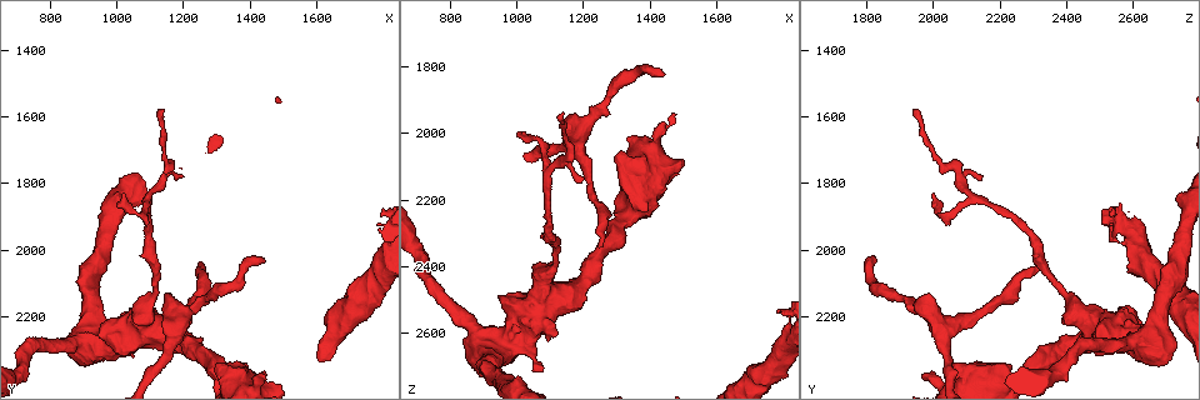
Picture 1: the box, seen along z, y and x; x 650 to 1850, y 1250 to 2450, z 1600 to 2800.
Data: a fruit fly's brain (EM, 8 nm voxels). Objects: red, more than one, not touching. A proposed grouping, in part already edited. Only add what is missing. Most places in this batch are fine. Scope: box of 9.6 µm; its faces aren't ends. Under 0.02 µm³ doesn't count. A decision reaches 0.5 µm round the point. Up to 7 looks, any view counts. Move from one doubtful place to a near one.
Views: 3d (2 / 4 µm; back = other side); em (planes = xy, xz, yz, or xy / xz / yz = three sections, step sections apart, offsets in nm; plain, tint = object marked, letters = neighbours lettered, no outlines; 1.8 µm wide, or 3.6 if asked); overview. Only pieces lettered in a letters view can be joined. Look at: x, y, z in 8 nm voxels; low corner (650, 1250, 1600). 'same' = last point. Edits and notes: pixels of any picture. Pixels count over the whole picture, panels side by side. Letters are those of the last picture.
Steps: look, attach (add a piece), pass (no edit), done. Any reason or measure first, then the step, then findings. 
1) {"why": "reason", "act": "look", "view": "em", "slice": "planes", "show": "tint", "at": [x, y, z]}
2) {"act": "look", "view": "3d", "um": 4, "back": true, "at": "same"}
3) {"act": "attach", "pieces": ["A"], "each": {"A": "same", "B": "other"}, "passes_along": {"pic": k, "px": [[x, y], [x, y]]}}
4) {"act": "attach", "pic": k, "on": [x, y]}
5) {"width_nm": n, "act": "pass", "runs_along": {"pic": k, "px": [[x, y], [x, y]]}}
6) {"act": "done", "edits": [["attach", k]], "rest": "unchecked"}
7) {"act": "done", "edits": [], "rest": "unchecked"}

{"why": "end of a long branch", "act": "look", "view": "em", "slice": "planes", "show": "tint", "at": [1440, 2030, 1820]}

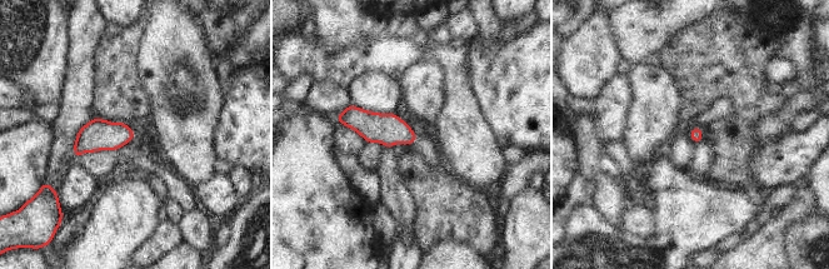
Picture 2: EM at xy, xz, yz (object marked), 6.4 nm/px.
{"act": "look", "view": "em", "slice": "planes", "show": "letters", "at": "same"}

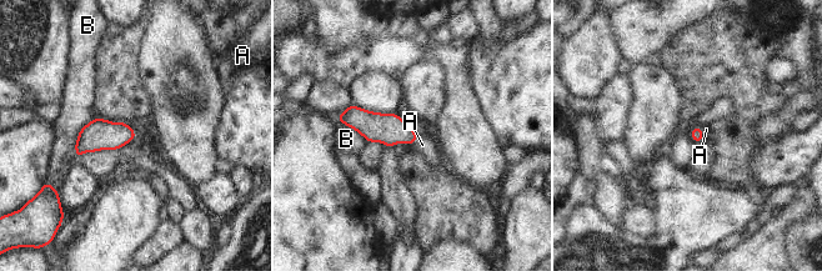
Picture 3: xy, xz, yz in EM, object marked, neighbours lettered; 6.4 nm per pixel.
{"act": "attach", "pieces": ["A"], "each": {"A": "same", "B": "other"}, "passes_along": {"pic": 3, "px": [[696, 134], [701, 131], [706, 129]]}, "found": "it goes on there"}

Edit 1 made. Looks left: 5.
{"why": "see it whole again", "act": "look", "view": "overview"}

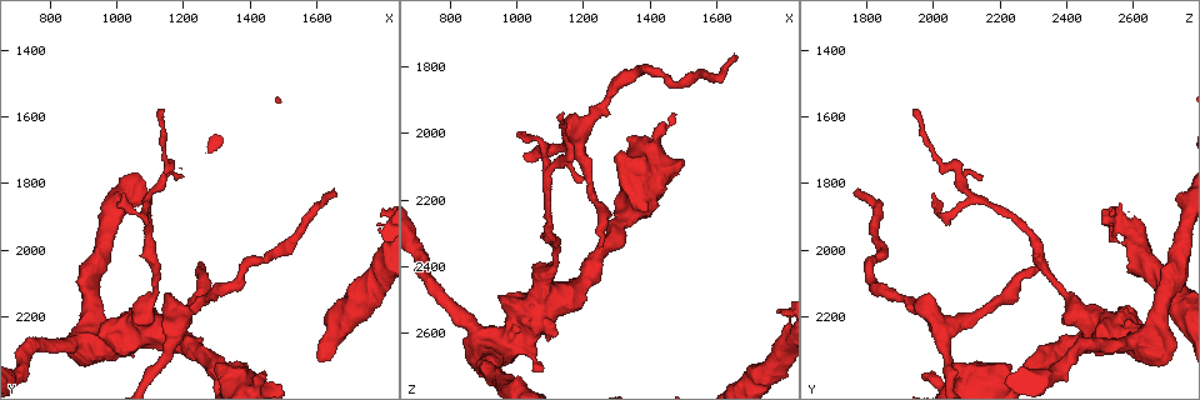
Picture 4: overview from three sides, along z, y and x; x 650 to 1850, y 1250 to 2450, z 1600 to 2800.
{"act": "look", "view": "em", "um": 3.6, "slice": "planes", "show": "letters", "at": [1020, 1830, 2000]}

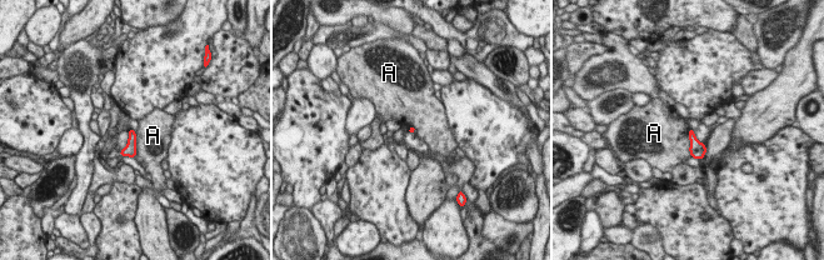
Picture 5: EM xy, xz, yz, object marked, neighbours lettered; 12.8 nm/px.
{"longest_contact_nm": ["A", 360], "act": "pass", "each": {"A": "other"}, "border": {"pic": 5, "px": [[689, 129], [689, 154], [692, 156]]}, "found": "none of them fits"}

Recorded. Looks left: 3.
{"why": "free end", "act": "look", "view": "3d", "um": 2, "back": true, "at": [1250, 2030, 2340]}

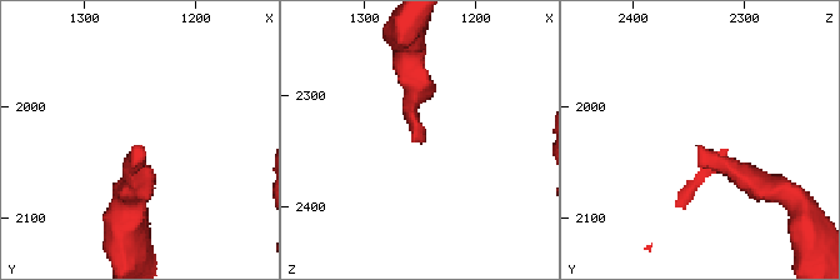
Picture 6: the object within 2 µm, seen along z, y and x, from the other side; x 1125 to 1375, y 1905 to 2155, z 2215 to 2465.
{"act": "look", "view": "em", "slice": "planes", "show": "plain", "at": [1252, 2034, 2340]}

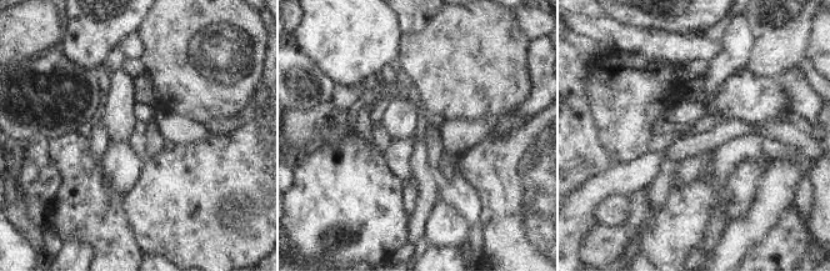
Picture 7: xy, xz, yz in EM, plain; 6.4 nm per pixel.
{"act": "look", "view": "em", "slice": "planes", "show": "letters", "at": "same"}

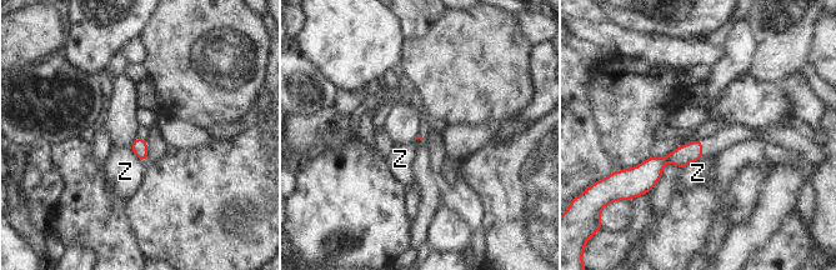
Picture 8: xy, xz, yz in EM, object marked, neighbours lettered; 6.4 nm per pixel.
{"act": "pass", "each": {"Z": "other"}, "border": {"pic": 8, "px": [[701, 158], [689, 163], [680, 170]]}, "found": "none of them fits"}

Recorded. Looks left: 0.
{"act": "done", "edits": [["attach", 3]], "rest": "unchecked"}

